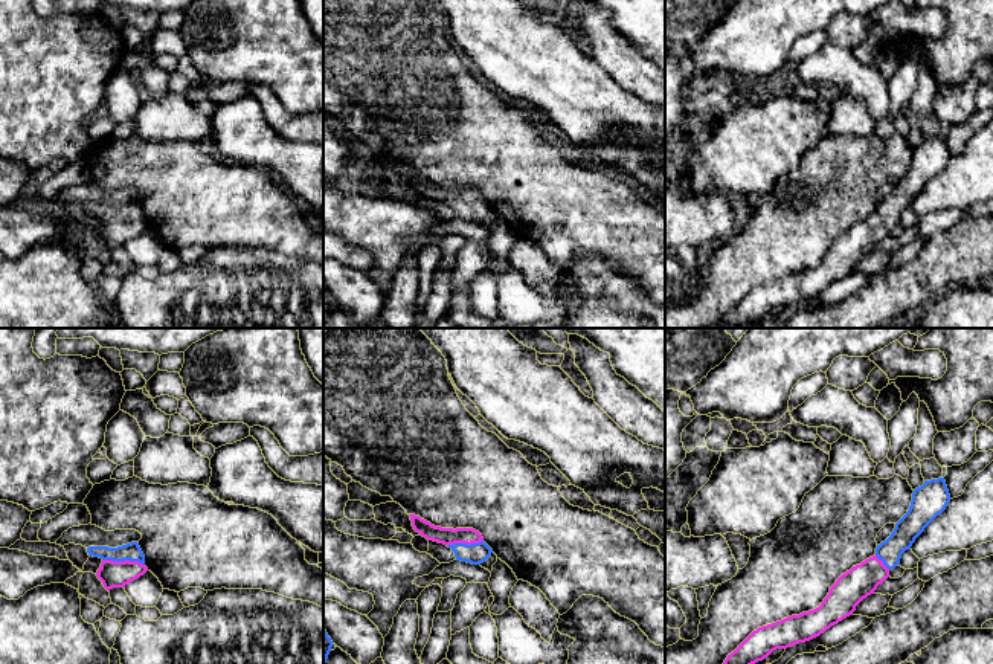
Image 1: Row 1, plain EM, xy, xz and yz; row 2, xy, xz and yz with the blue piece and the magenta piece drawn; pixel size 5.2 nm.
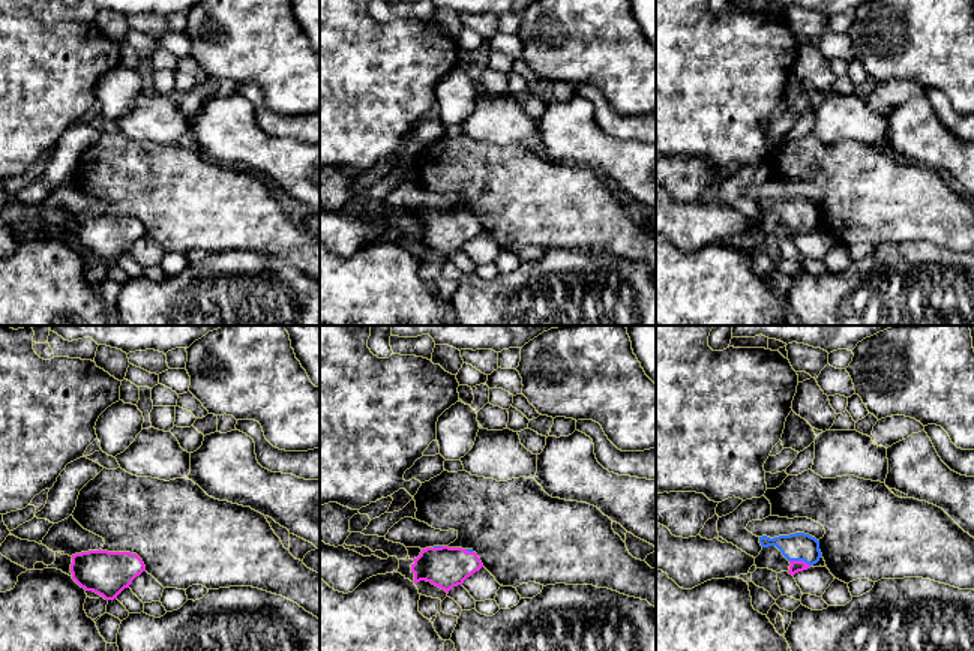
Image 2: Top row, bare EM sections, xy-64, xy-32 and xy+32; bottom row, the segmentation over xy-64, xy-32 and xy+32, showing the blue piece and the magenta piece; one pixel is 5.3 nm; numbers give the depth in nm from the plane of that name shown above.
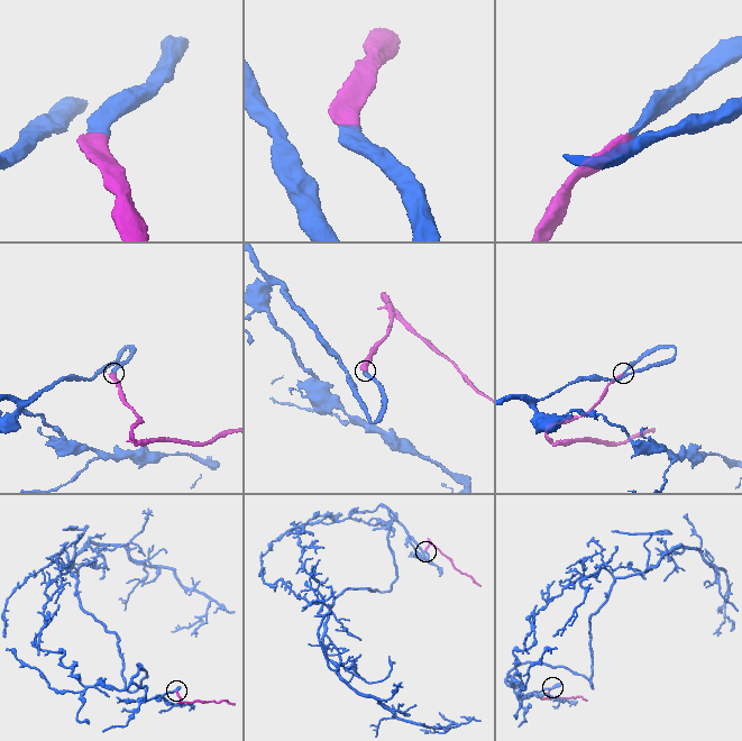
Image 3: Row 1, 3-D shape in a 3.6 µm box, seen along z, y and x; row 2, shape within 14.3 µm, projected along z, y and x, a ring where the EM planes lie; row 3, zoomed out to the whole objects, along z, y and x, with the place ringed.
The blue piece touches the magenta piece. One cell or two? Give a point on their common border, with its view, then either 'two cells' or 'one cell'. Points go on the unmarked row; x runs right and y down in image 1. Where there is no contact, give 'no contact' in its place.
contact xy (124, 219); one cell

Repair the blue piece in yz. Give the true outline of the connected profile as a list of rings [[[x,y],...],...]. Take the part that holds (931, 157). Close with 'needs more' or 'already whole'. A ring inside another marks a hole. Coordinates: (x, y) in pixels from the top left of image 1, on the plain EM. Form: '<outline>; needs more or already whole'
[[[944,136],[924,139],[914,148],[911,165],[895,182],[891,194],[877,203],[872,215],[842,232],[819,266],[758,285],[728,313],[723,324],[741,328],[763,319],[776,307],[810,299],[853,273],[856,264],[889,235],[889,229],[900,223],[901,212],[911,208],[915,197],[949,160]]]; needs more

